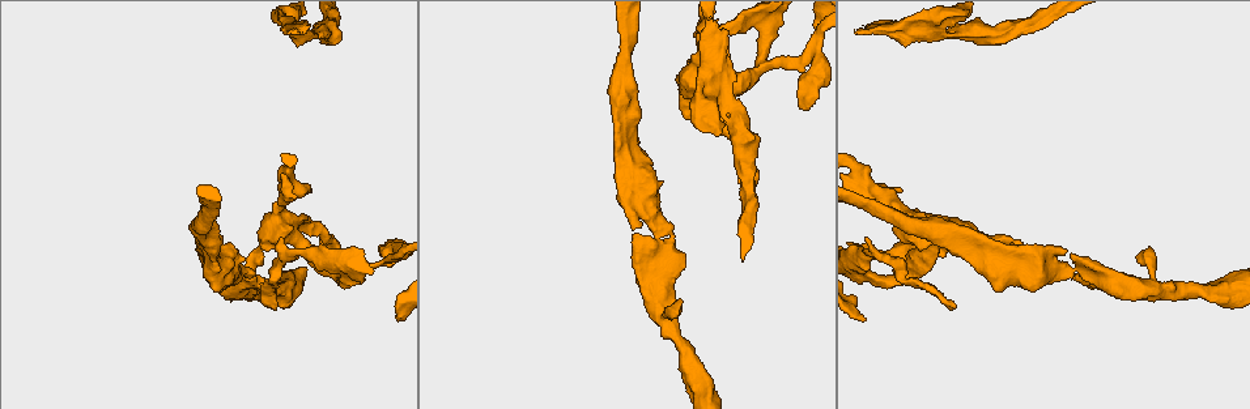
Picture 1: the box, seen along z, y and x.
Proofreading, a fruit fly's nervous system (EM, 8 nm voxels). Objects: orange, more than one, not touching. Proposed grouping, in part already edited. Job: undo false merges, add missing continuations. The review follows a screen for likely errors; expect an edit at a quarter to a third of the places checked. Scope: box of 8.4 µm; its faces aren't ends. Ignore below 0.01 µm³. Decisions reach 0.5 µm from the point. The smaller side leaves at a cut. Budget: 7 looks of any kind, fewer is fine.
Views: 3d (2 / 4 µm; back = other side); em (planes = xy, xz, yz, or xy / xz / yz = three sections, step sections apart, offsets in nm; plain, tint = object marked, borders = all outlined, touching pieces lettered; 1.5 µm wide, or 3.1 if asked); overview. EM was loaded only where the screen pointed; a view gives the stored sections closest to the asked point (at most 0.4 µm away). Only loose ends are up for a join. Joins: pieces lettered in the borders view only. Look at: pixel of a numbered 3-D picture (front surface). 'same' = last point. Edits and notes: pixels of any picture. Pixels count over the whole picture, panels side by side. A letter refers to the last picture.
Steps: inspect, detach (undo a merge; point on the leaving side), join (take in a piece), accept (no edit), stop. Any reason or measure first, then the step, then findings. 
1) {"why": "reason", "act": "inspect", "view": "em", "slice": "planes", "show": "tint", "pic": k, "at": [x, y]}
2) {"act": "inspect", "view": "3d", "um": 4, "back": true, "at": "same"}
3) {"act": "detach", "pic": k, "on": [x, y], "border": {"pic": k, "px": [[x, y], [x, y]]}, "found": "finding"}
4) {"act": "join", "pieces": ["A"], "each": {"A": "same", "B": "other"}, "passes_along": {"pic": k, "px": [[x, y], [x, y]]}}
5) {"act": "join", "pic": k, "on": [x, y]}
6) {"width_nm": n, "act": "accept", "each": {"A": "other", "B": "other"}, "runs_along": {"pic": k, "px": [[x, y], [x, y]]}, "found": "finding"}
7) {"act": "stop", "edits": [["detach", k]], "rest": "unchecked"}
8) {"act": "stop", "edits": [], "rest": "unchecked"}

{"why": "narrows sharply", "act": "inspect", "view": "3d", "um": 2, "back": true, "pic": 1, "at": [938, 34]}

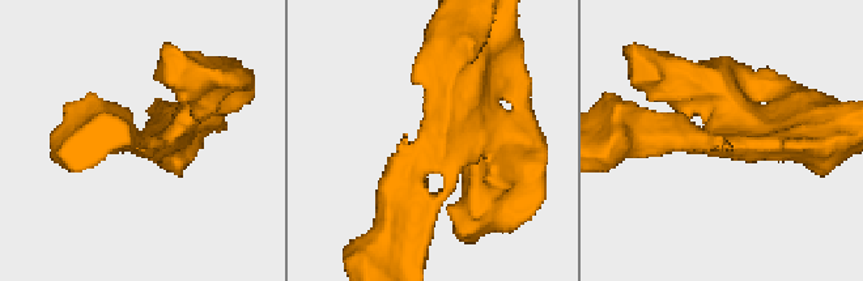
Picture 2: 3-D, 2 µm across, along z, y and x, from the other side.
{"act": "inspect", "view": "em", "slice": "xy", "step": 4, "show": "tint", "pic": 2, "at": [718, 143]}

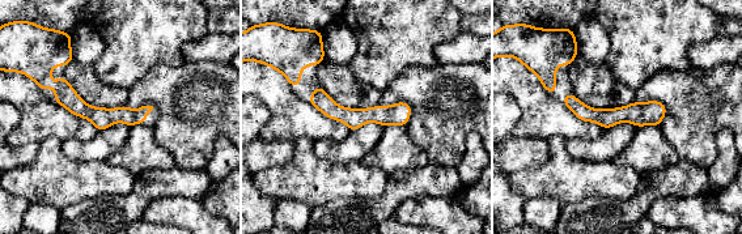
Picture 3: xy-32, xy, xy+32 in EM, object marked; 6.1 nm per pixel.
{"act": "inspect", "view": "em", "slice": "xy", "step": 4, "show": "borders", "at": "same"}

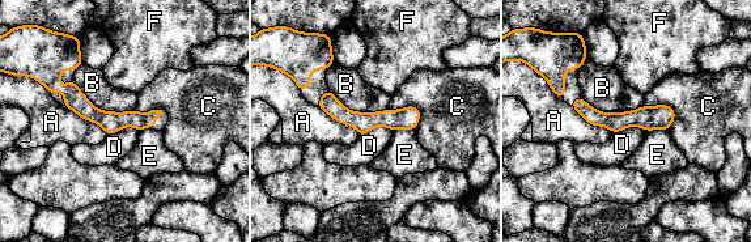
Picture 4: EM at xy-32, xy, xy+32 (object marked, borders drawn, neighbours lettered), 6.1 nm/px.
{"width_nm": 130, "longest_contact_nm": ["B", 420], "act": "accept", "each": {"A": "other", "B": "other", "C": "other", "D": "other", "E": "other", "F": "other"}, "found": "continuous, no second neuron"}

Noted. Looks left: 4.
{"why": "four-way junction", "act": "inspect", "view": "3d", "um": 4, "pic": 1, "at": [377, 264]}

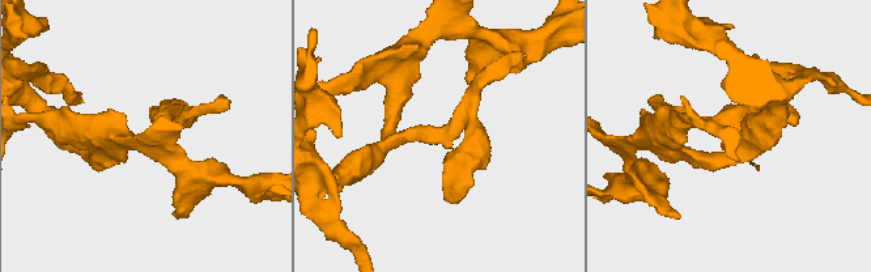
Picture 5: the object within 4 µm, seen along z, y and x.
{"act": "inspect", "view": "em", "slice": "planes", "show": "tint", "pic": 5, "at": [440, 133]}

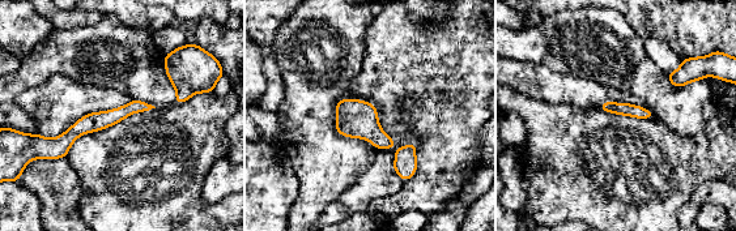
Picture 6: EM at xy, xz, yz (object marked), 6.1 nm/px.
{"act": "inspect", "view": "em", "slice": "planes", "show": "borders", "at": "same"}

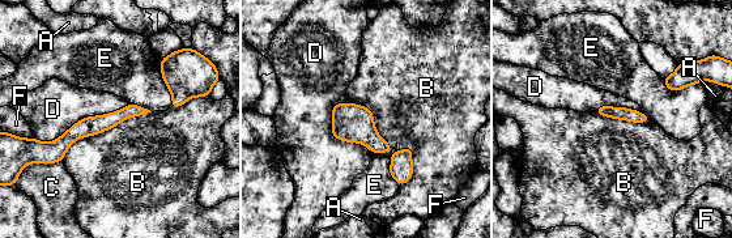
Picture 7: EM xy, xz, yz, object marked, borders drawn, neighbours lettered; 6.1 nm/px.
{"act": "accept", "each": {"A": "other", "B": "other", "C": "other", "D": "other", "E": "other", "F": "other"}, "found": "one neuron here"}

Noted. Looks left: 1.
{"act": "stop", "edits": [], "rest": "unchecked"}

